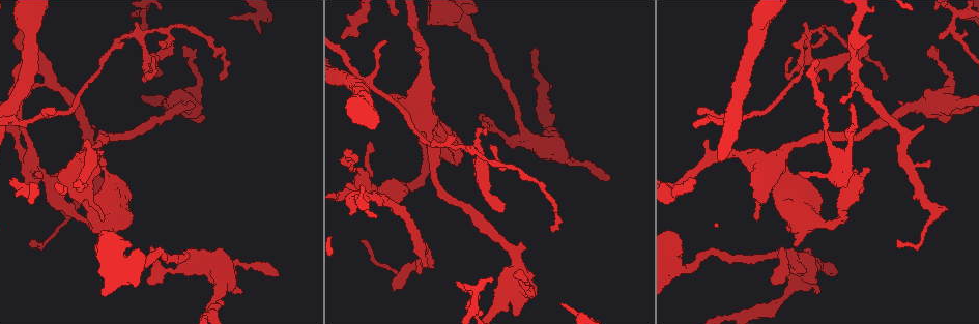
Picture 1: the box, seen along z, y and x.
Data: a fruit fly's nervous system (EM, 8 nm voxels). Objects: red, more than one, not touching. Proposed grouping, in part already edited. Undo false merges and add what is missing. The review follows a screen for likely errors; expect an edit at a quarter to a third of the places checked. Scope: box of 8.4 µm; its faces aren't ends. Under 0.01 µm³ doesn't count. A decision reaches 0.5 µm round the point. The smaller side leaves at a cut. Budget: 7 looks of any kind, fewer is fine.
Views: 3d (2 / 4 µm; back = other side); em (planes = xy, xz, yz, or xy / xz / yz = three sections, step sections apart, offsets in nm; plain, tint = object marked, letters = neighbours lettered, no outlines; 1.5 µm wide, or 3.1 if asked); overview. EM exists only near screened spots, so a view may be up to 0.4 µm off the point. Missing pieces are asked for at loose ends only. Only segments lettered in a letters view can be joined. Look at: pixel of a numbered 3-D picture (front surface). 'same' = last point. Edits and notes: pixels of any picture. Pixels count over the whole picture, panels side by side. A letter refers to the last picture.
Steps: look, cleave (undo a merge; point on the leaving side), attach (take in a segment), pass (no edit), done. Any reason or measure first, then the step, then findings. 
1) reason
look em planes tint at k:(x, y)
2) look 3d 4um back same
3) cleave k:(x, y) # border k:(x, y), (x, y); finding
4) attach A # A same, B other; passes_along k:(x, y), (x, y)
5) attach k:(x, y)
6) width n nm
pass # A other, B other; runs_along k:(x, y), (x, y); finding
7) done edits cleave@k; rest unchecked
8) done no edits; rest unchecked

an open end
look em planes letters at 1:(947, 208)

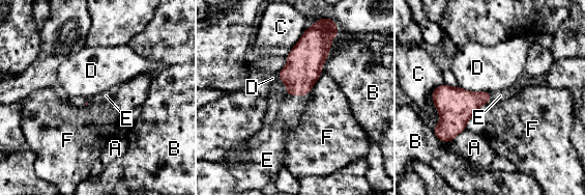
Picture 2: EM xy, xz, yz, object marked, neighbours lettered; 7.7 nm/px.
attach E # A other, B other, C other, D other, E same, F other; passes_along 2:(304, 65), (298, 94), (290, 109); it goes on there

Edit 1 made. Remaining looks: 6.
redraw
look overview

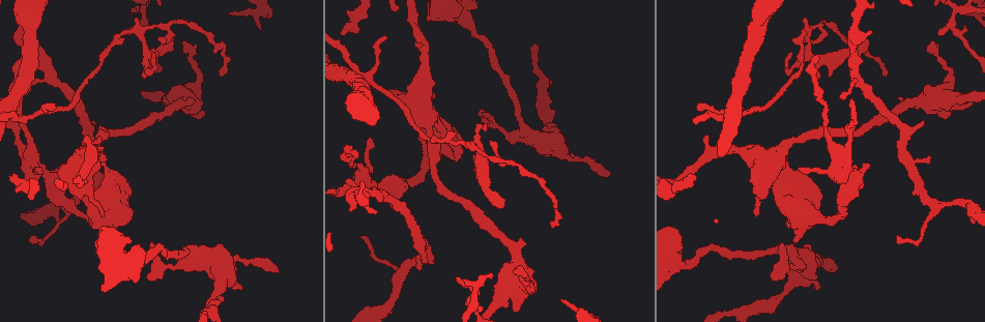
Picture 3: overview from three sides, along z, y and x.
branch stops here
look 3d 4um at 3:(172, 39)

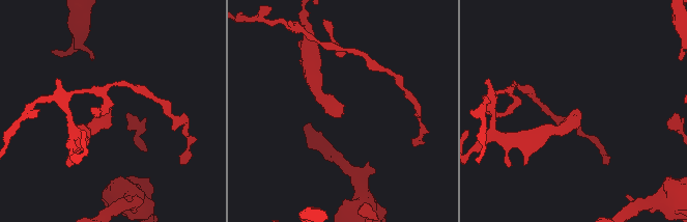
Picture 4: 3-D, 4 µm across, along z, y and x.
look em planes letters at 4:(110, 110)

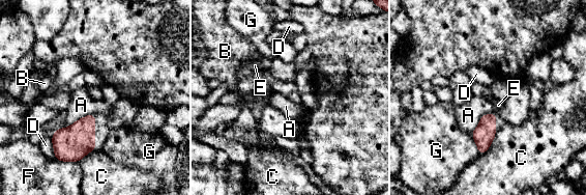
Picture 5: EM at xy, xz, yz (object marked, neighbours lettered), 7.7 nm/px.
longest_contact A 280 nm
pass # A other, B other, C other, D other, E other, F other, G other; border 5:(94, 113), (89, 113), (63, 128); none of them fits

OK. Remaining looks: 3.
thick turns thin
look 3d 4um at 3:(356, 163)

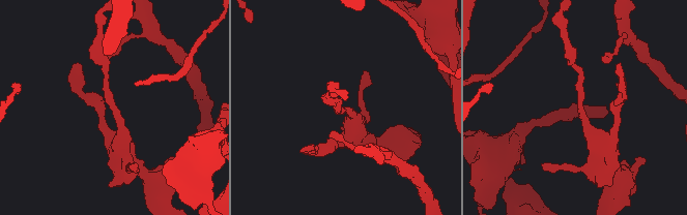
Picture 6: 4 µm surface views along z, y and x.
need the tissue
look em yz step 8 letters at 6:(347, 110)

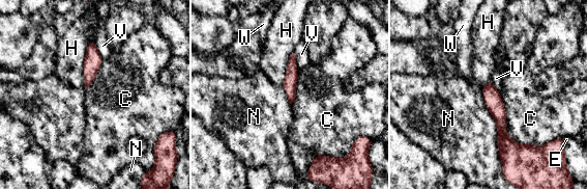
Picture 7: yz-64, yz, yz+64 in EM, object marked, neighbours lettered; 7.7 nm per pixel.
pass # C other, E other, H other, N other, V other, W other; border 7:(481, 88), (497, 128), (502, 163); one neuron here

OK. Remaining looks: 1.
done edits attach@2; rest unchecked

